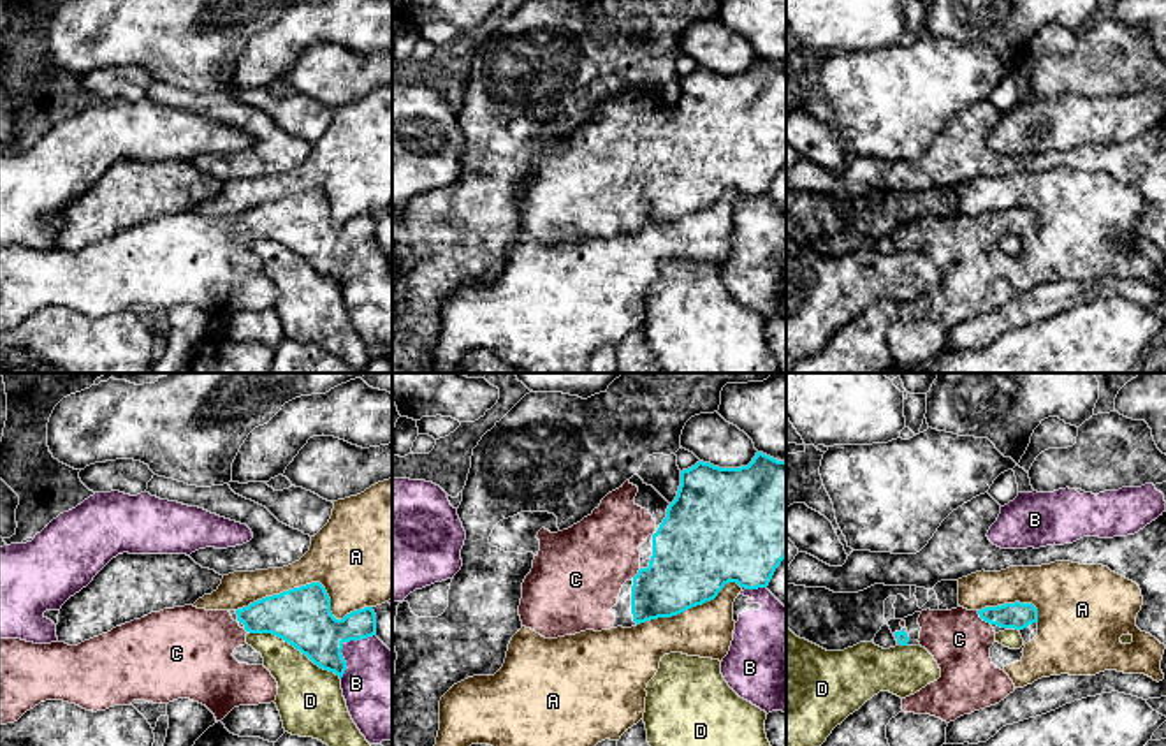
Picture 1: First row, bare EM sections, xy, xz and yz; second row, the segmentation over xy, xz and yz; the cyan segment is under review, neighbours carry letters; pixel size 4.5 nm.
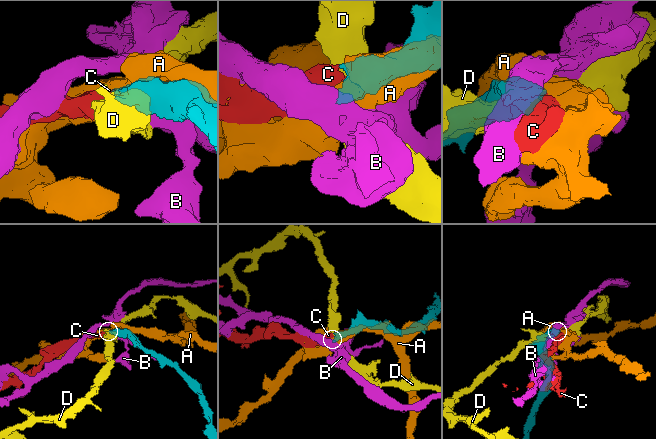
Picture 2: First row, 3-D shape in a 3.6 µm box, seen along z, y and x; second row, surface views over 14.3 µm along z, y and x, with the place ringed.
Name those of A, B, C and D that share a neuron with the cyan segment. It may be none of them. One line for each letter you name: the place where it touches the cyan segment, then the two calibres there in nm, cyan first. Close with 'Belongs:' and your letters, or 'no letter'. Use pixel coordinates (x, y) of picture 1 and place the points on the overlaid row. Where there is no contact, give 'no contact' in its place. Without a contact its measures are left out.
C: meets cyan in yz at (983, 620); 120 nm thick on the cyan side, 280 nm on the other
Belongs: C

